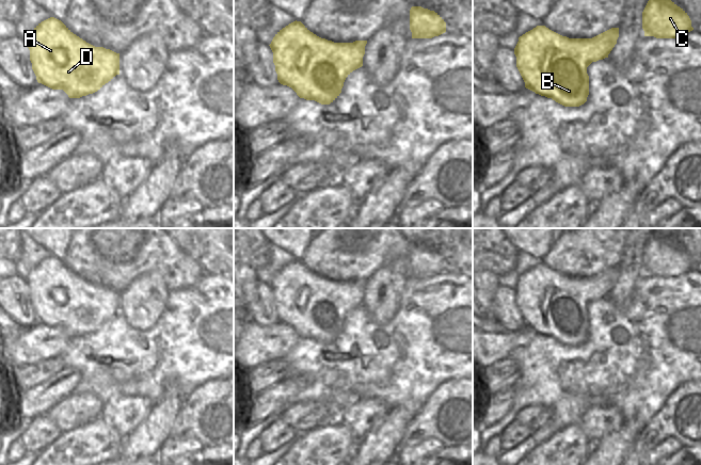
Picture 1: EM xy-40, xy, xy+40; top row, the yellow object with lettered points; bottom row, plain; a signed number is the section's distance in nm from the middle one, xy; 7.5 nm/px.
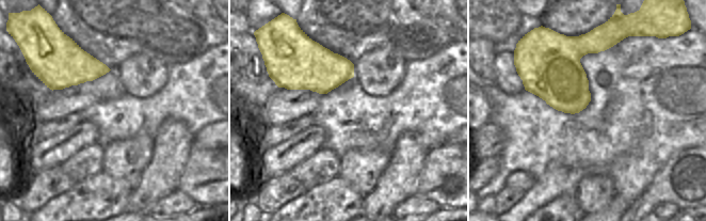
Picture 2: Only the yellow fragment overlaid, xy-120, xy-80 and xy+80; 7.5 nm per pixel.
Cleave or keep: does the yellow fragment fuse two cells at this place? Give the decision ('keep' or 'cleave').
keep

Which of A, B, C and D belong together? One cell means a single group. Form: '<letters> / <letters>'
A B C D

